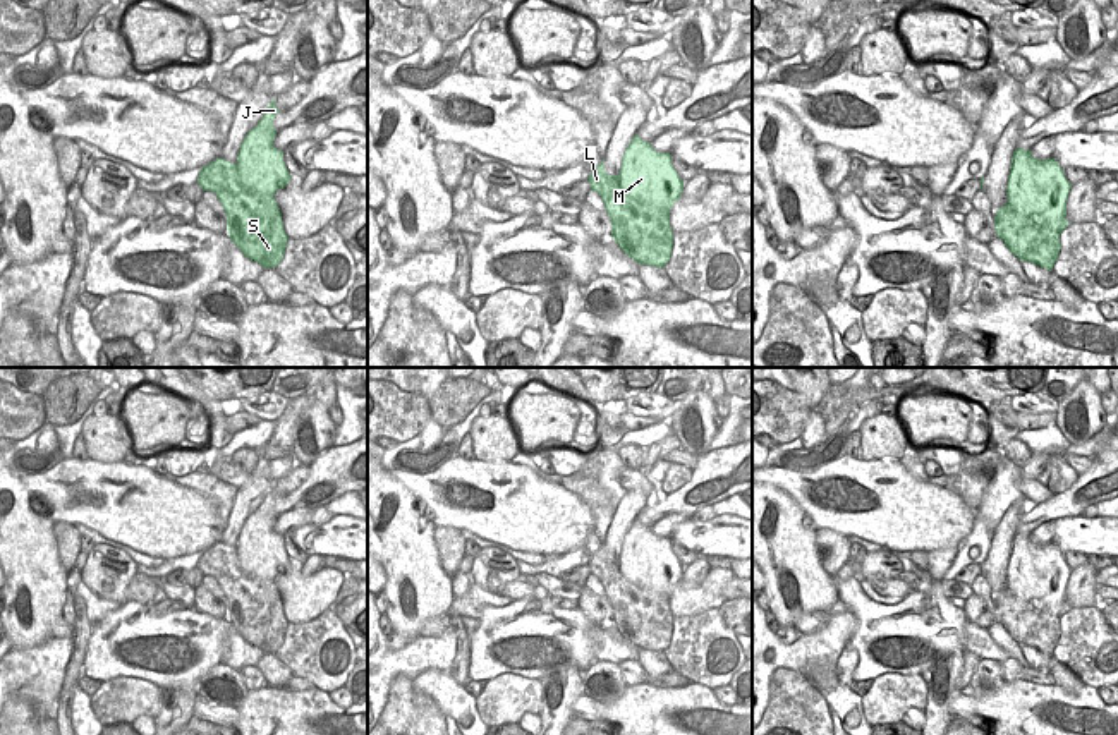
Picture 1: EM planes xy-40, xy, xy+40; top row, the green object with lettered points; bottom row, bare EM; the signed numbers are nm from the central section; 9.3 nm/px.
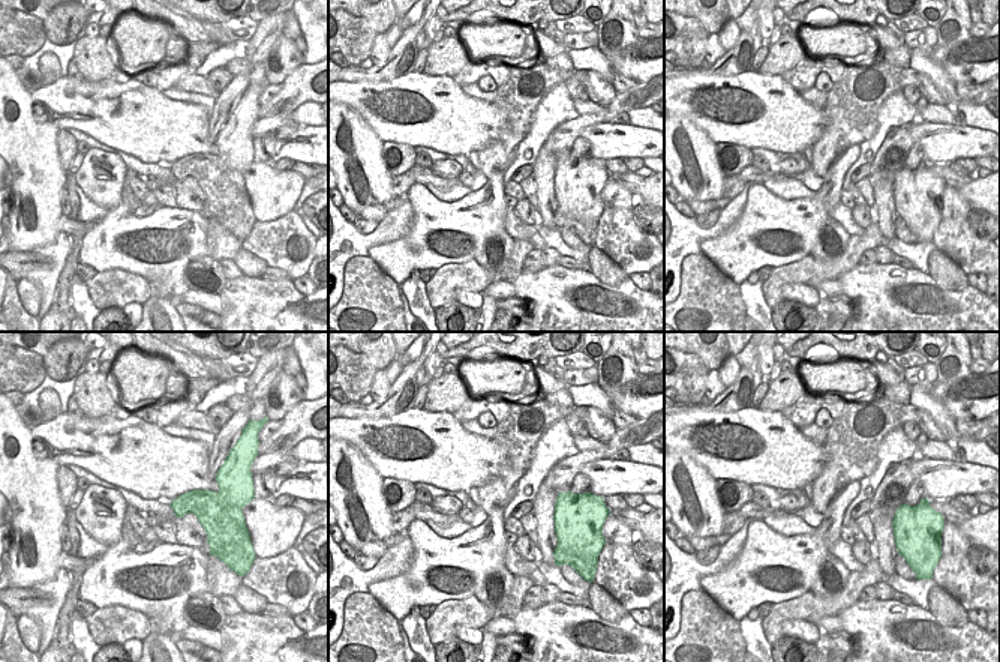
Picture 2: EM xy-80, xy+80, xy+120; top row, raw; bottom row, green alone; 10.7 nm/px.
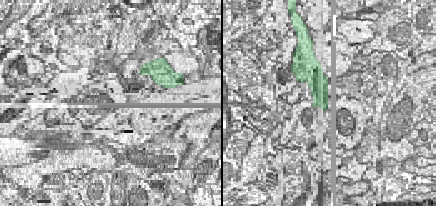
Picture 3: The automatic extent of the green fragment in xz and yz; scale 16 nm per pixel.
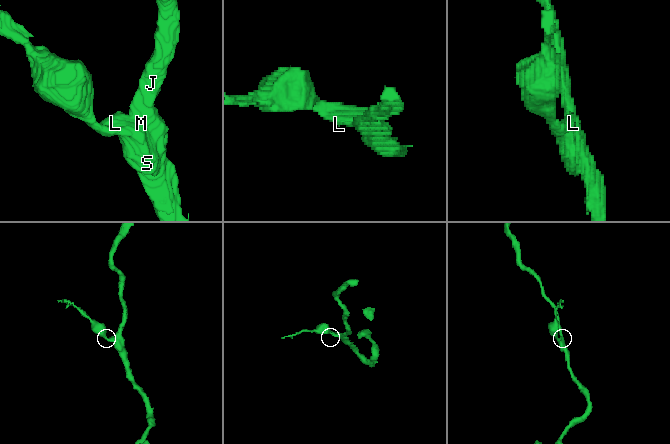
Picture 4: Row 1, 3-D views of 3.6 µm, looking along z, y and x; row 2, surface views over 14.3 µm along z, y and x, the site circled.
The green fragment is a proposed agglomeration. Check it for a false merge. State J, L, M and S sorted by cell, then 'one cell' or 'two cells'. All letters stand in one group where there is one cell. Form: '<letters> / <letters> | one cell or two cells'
J M / L S | two cells

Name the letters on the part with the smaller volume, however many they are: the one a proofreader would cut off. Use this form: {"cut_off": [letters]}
{"cut_off": ["L", "S"]}

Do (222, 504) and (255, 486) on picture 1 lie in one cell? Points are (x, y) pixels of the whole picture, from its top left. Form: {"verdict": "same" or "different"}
{"verdict": "different"}

